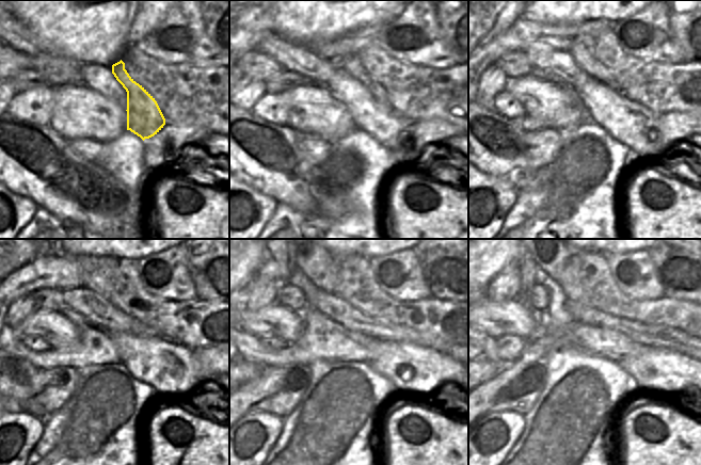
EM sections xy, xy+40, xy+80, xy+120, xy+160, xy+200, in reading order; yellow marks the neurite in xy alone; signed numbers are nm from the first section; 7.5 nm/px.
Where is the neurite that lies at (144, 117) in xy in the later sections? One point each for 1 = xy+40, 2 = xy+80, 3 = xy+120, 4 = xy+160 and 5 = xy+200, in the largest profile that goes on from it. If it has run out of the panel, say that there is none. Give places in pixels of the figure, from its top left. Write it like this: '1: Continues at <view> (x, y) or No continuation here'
1: Continues at xy+40 (350, 63)
2: Continues at xy+80 (576, 38)
3: Continues at xy+120 (94, 271)
4: Continues at xy+160 (320, 265)
5: Continues at xy+200 (552, 260)

